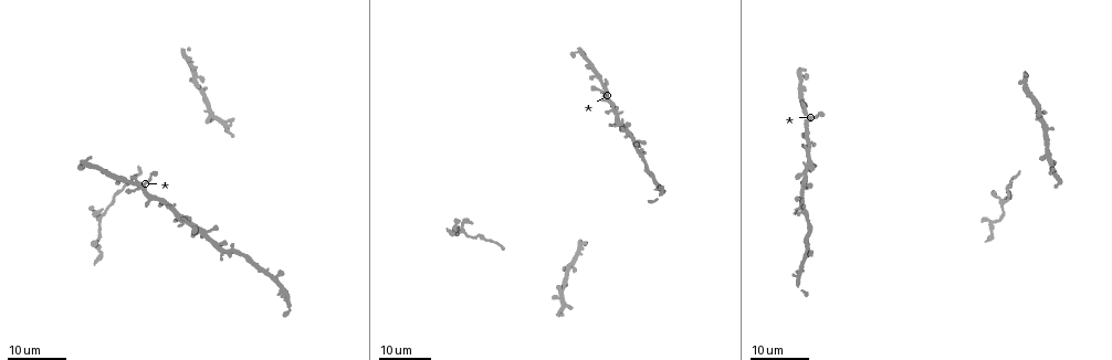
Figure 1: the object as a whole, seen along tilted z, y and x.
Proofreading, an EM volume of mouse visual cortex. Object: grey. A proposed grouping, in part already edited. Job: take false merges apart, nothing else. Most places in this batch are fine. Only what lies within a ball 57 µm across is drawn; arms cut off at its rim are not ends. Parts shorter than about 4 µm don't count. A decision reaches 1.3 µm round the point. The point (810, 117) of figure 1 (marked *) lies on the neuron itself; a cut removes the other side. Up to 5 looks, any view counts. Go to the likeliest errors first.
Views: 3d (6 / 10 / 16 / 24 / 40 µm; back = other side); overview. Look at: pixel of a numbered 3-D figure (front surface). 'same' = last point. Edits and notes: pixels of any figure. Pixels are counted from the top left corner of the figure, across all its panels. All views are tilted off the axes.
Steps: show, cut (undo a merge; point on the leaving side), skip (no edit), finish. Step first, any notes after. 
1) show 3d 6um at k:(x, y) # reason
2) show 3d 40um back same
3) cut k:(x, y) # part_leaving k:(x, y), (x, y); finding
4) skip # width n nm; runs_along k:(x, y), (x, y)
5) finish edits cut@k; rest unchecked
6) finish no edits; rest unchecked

show 3d 16um at 1:(179, 216) # four or more arms meet

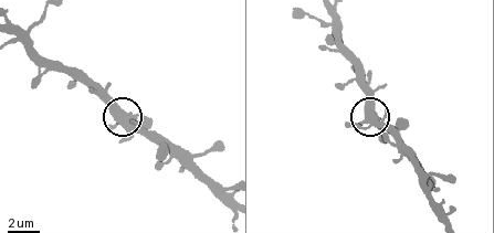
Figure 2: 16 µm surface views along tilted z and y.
show 3d 10um at 2:(367, 122) # closer look

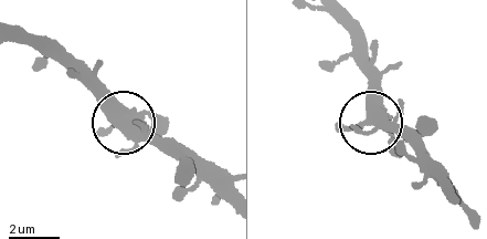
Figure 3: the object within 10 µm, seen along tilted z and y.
skip # width 430 nm; continuous, no second neuron

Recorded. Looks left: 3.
show 3d 24um at 1:(1006, 192) # sudden change in width

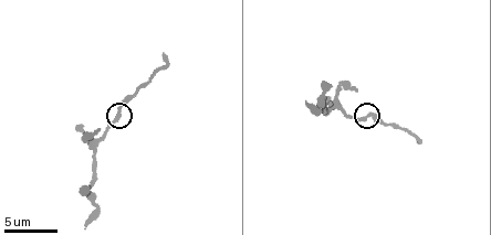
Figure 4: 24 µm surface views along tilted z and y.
show 3d 6um at 4:(120, 113)

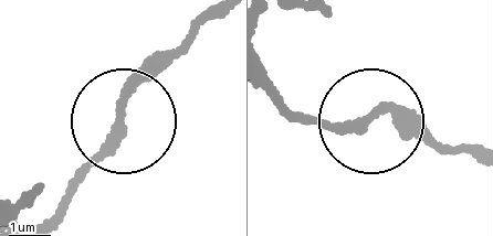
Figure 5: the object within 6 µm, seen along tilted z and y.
skip # all the same neuron

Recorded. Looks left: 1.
finish no edits; rest unchecked

